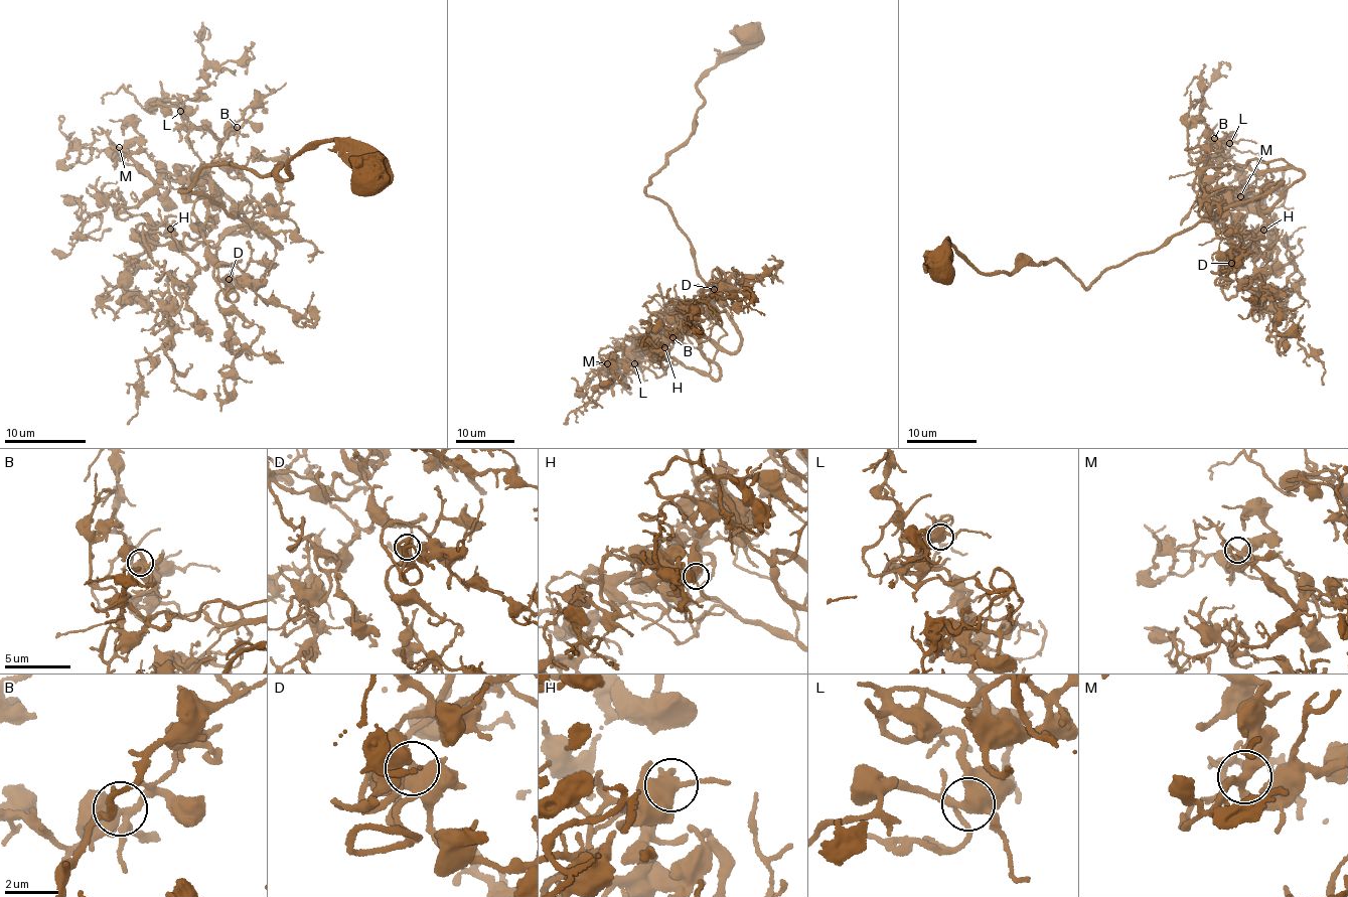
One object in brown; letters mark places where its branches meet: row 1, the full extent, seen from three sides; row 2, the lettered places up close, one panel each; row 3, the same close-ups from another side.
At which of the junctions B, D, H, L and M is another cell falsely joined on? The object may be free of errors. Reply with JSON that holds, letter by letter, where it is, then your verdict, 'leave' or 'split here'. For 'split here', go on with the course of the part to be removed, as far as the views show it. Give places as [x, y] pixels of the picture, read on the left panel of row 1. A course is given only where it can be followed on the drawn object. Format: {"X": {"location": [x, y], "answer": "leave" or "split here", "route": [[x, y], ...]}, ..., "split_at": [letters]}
{"B": {"location": [237, 127], "answer": "leave"}, "D": {"location": [229, 279], "answer": "leave"}, "H": {"location": [170, 229], "answer": "leave"}, "L": {"location": [180, 111], "answer": "leave"}, "M": {"location": [119, 147], "answer": "leave"}, "split_at": []}

